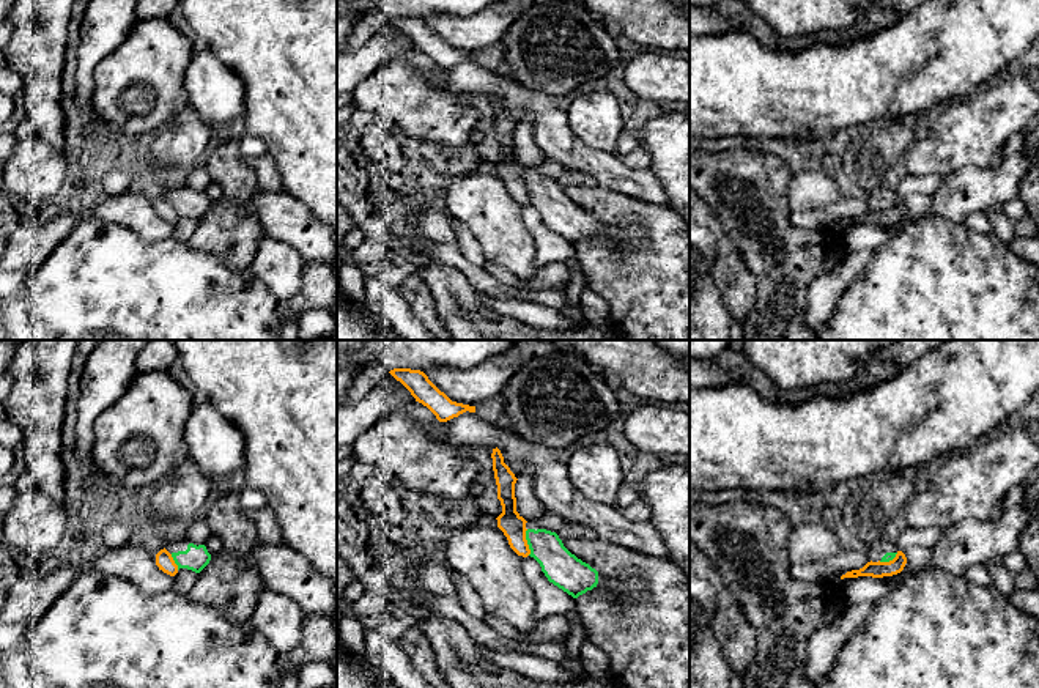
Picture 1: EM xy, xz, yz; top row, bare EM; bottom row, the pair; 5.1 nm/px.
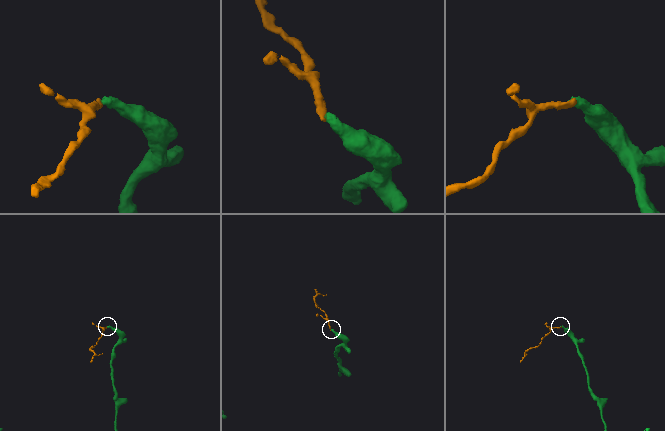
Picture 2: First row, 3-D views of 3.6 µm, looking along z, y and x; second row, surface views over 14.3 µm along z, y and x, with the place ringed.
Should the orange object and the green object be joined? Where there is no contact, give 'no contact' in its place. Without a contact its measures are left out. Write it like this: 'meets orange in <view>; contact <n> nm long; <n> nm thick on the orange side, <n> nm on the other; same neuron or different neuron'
meets orange in xz; contact 140 nm long; 130 nm thick on the orange side, 180 nm on the other; different neuron

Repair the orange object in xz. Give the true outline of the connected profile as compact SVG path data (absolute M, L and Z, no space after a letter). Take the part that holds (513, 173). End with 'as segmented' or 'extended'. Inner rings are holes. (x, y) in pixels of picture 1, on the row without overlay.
M496 94L491 101L493 118L497 132L497 146L502 153L502 161L496 165L497 175L504 179L510 195L523 205L531 202L526 187L526 167L516 159L515 131L516 124L504 110L501 98Z; as segmented

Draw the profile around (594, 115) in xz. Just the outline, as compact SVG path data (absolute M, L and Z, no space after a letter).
M600 85L579 90L567 109L567 118L586 146L616 154L625 124L620 105L611 91Z

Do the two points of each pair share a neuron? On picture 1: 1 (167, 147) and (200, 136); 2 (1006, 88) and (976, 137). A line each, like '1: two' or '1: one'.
1: one
2: one

